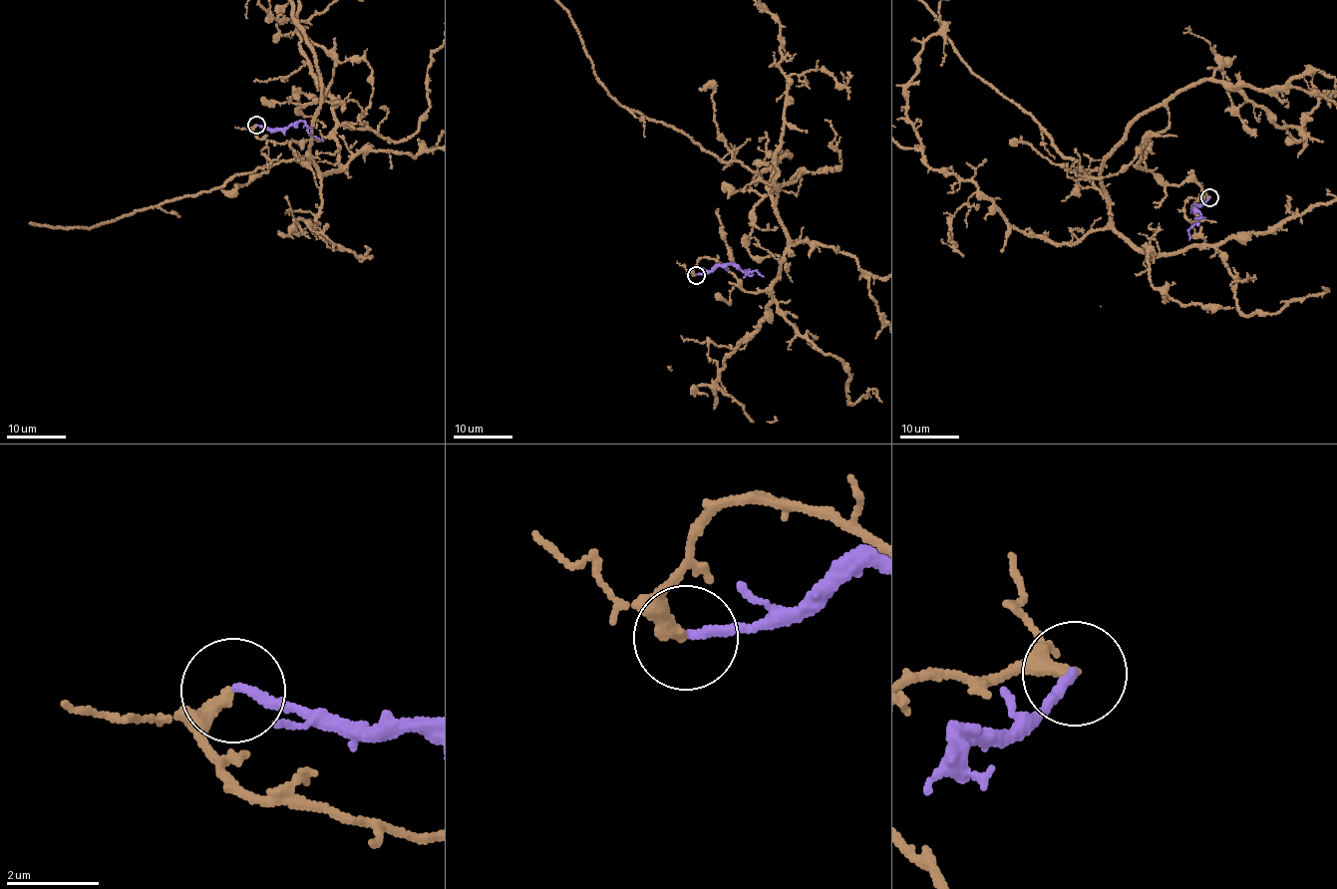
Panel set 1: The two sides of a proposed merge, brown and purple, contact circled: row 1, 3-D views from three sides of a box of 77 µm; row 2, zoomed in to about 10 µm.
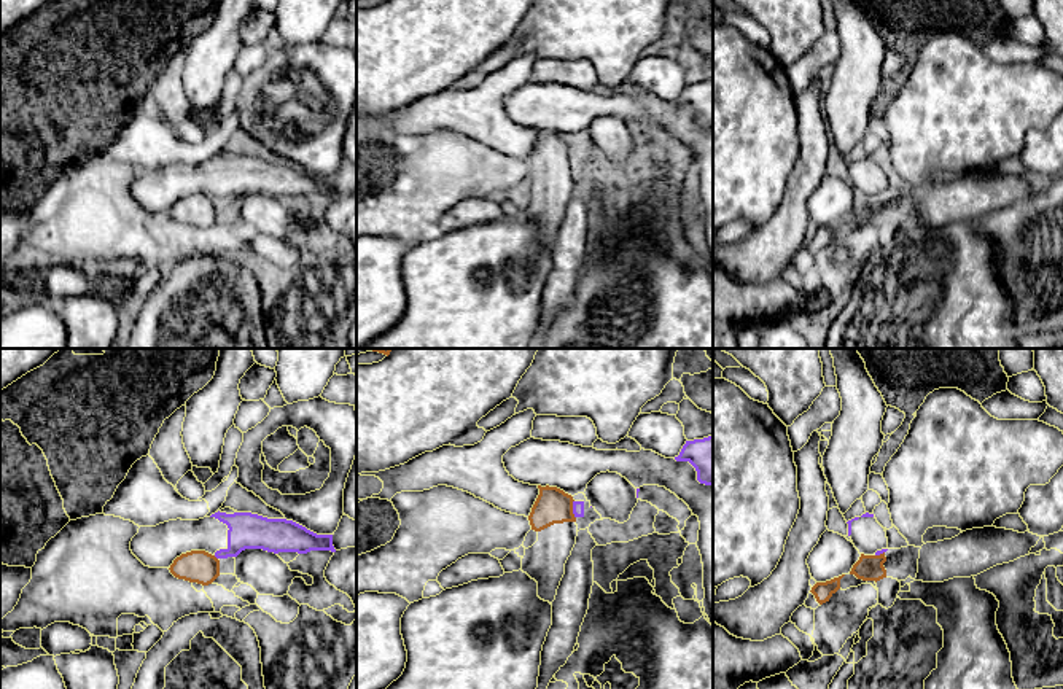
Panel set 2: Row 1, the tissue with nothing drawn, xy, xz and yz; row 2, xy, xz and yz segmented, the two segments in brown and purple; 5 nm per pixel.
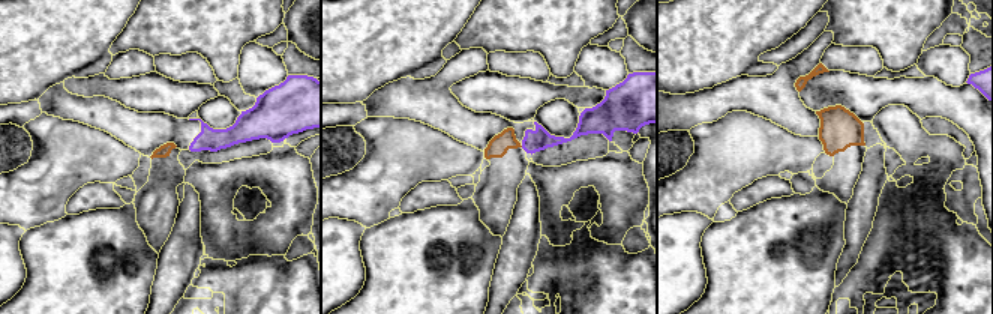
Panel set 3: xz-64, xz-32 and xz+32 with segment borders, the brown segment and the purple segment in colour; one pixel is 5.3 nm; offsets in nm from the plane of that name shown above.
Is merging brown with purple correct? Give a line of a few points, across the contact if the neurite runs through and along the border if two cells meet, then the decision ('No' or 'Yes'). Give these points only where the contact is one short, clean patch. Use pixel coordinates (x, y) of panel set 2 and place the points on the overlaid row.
Line: xz (573, 500), (575, 517). No

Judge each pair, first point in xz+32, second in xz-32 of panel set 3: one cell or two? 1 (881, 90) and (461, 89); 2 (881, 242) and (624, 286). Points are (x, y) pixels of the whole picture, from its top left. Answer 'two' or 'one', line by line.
1: one
2: one

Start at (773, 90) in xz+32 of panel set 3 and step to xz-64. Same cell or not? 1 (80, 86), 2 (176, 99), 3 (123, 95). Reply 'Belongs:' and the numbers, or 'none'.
Belongs: none

